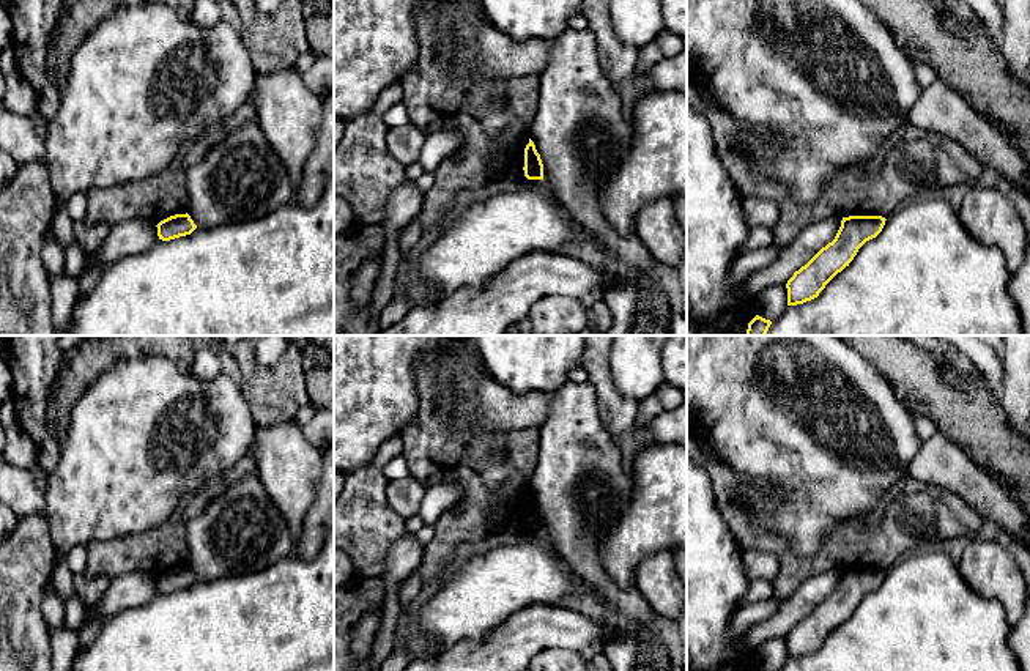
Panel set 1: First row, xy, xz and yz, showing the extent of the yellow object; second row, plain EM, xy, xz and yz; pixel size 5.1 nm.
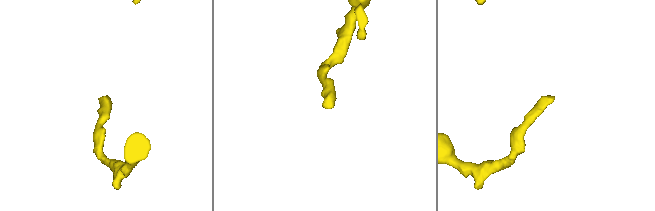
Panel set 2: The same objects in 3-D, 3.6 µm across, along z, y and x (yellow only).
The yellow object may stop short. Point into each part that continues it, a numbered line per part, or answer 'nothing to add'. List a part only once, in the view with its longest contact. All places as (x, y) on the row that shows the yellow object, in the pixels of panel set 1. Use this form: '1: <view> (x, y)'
nothing to add

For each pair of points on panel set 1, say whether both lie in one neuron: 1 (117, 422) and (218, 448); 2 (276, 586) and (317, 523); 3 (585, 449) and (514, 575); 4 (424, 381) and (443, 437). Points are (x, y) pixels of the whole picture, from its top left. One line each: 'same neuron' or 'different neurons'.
1: same neuron
2: different neurons
3: different neurons
4: same neuron

